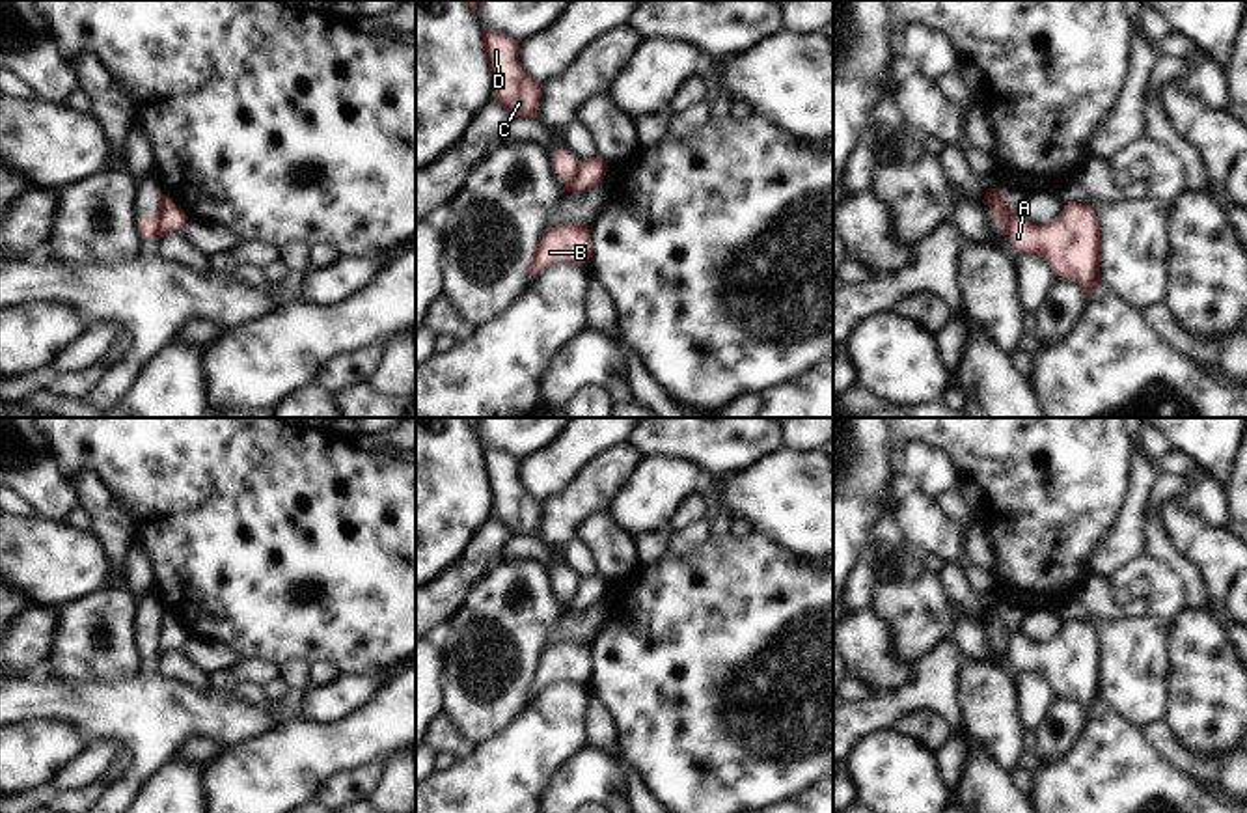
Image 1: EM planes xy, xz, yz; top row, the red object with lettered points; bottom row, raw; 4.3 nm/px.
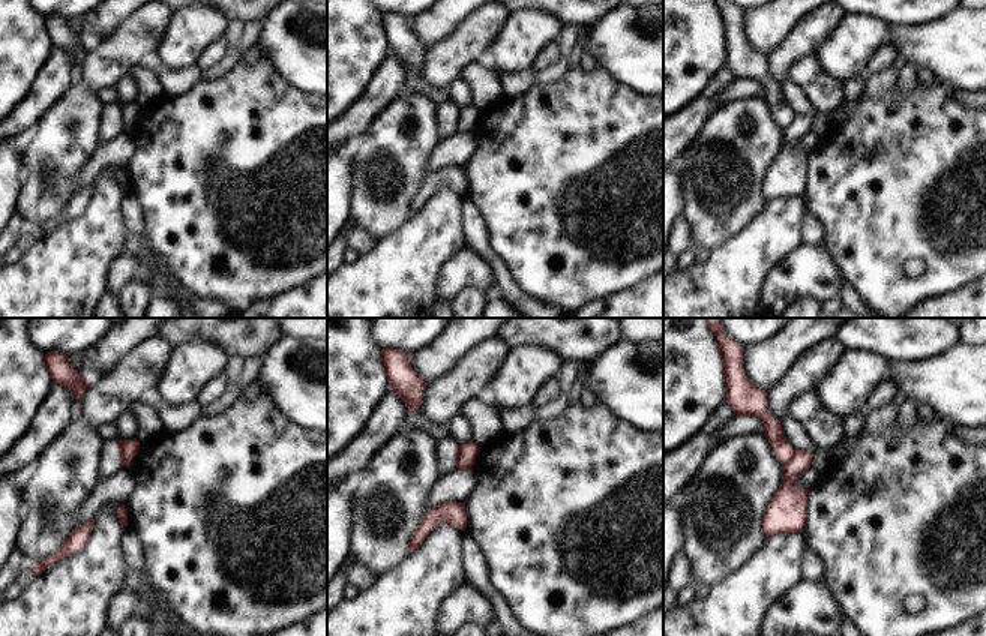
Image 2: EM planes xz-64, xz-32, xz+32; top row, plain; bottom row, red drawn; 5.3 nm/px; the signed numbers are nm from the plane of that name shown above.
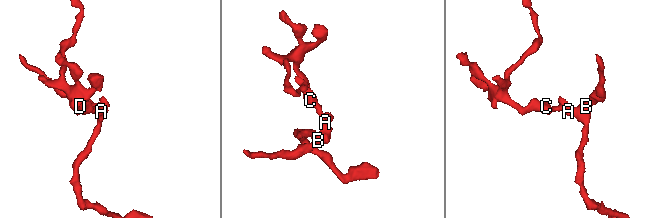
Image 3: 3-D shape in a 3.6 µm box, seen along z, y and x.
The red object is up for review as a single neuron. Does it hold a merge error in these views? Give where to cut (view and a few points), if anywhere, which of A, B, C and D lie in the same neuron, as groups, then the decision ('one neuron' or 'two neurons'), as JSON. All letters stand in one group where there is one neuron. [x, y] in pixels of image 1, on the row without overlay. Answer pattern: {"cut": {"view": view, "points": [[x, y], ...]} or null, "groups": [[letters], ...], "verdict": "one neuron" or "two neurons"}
{"cut": {"view": "xy", "points": [[155, 634], [155, 651], [150, 657]]}, "groups": [["A", "B"], ["C", "D"]], "verdict": "two neurons"}

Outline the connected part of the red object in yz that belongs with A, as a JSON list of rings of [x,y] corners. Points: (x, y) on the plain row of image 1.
[[[986,606],[984,623],[992,627],[995,643],[1018,673],[1042,675],[1059,697],[1072,697],[1083,705],[1085,716],[1092,712],[1100,699],[1100,641],[1094,628],[1085,621],[1062,623],[1061,632],[1046,641],[1036,643],[1008,625],[1008,613],[997,606]]]

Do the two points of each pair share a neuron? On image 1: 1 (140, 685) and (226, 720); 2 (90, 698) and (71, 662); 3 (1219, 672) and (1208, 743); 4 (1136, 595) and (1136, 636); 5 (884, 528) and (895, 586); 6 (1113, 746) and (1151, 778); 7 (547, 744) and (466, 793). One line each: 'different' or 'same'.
1: same
2: different
3: same
4: different
5: same
6: same
7: same

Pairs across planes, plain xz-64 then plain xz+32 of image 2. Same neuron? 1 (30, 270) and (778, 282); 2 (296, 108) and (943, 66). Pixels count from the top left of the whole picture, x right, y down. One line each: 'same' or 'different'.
1: different
2: different

